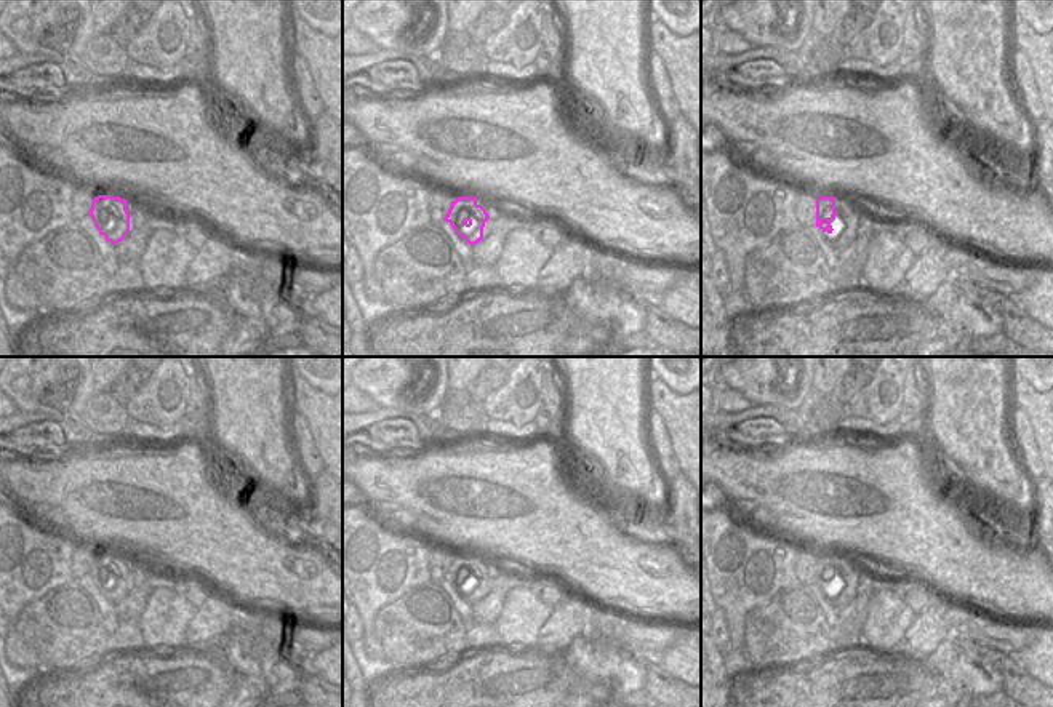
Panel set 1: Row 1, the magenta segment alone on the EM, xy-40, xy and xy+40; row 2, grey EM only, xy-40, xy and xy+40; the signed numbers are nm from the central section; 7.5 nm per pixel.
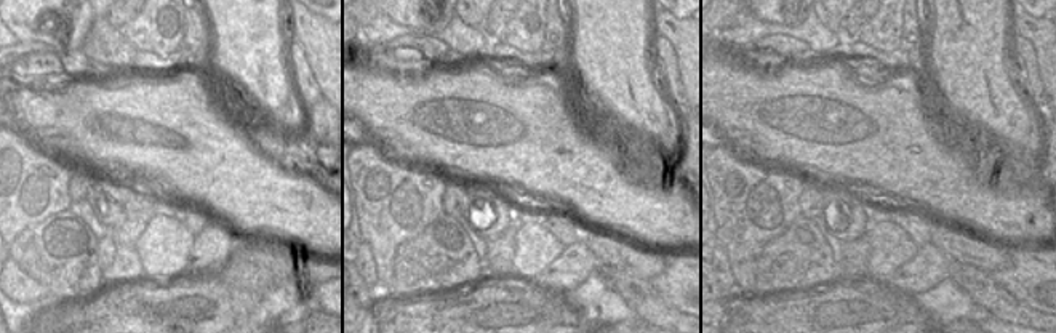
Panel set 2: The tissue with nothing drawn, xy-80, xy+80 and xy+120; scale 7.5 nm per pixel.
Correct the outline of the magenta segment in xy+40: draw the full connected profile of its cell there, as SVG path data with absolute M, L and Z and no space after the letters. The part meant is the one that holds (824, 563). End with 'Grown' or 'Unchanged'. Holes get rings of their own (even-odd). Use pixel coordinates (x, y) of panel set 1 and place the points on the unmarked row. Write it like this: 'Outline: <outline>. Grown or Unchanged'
Outline: M843 555L816 557L816 585L829 592L831 603L839 609L855 600L863 573Z. Grown.

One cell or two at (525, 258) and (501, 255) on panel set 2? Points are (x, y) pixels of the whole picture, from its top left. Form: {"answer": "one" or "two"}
{"answer": "two"}

